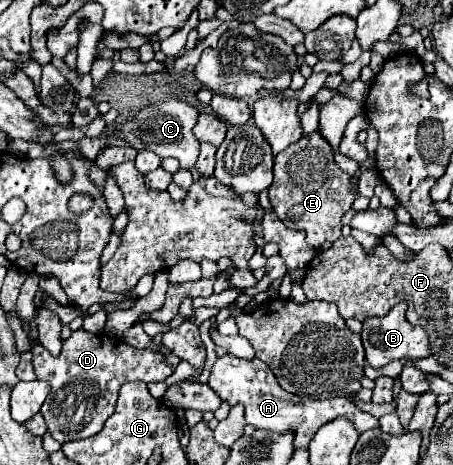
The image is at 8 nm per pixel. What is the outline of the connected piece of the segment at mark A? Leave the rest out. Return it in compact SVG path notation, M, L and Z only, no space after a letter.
M227 353L213 363L211 375L209 375L209 385L221 397L221 401L227 401L229 405L235 405L235 403L245 405L245 419L255 429L267 429L267 431L279 431L279 433L295 431L295 447L297 449L307 447L309 441L313 439L313 435L317 433L317 429L337 417L345 417L345 419L353 421L353 425L361 433L367 429L379 427L379 421L373 415L359 411L345 397L315 401L315 399L303 399L303 397L283 391L283 387L279 387L271 369L261 359L245 361L245 359L235 359L233 355Z

